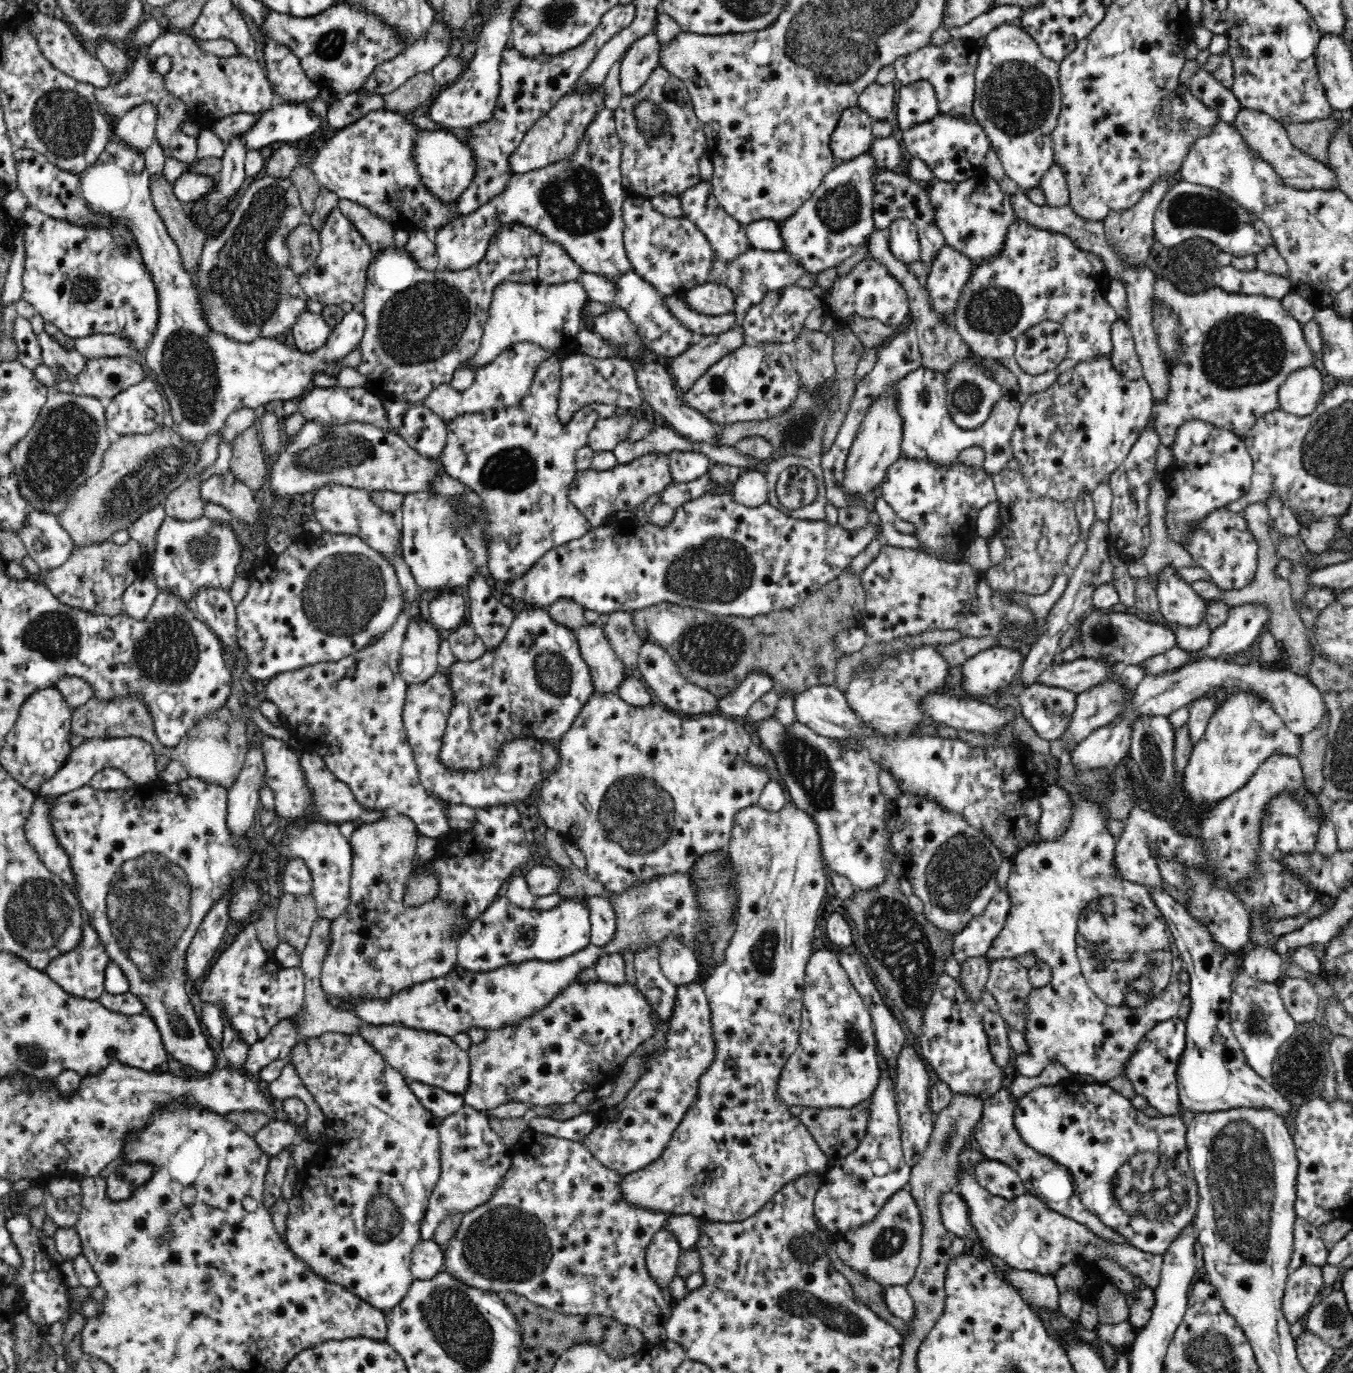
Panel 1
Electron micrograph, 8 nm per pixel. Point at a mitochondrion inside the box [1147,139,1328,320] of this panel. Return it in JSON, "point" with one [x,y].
{"point":[1209,209]}

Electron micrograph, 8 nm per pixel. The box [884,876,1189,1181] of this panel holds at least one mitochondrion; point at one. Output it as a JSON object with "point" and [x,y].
{"point":[1120,946]}

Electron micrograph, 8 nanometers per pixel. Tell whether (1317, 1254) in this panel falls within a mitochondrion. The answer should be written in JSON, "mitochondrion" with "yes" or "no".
{"mitochondrion":"no"}

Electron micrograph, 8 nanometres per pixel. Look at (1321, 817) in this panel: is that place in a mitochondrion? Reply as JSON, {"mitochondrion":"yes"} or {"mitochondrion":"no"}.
{"mitochondrion":"no"}

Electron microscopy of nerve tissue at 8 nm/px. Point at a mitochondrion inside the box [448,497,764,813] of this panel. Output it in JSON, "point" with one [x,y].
{"point":[717,572]}

